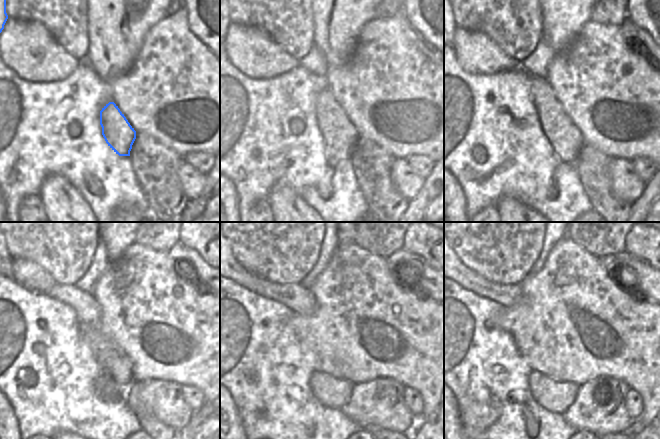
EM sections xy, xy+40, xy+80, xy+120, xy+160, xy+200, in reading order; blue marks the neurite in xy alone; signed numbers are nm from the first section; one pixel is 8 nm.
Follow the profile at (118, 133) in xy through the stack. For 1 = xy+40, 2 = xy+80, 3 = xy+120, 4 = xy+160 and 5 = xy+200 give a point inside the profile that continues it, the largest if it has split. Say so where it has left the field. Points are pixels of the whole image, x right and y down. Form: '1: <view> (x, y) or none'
1: xy+40 (340, 136)
2: xy+80 (565, 139)
3: xy+120 (118, 367)
4: xy+160 (300, 300)
5: xy+200 (507, 295)

